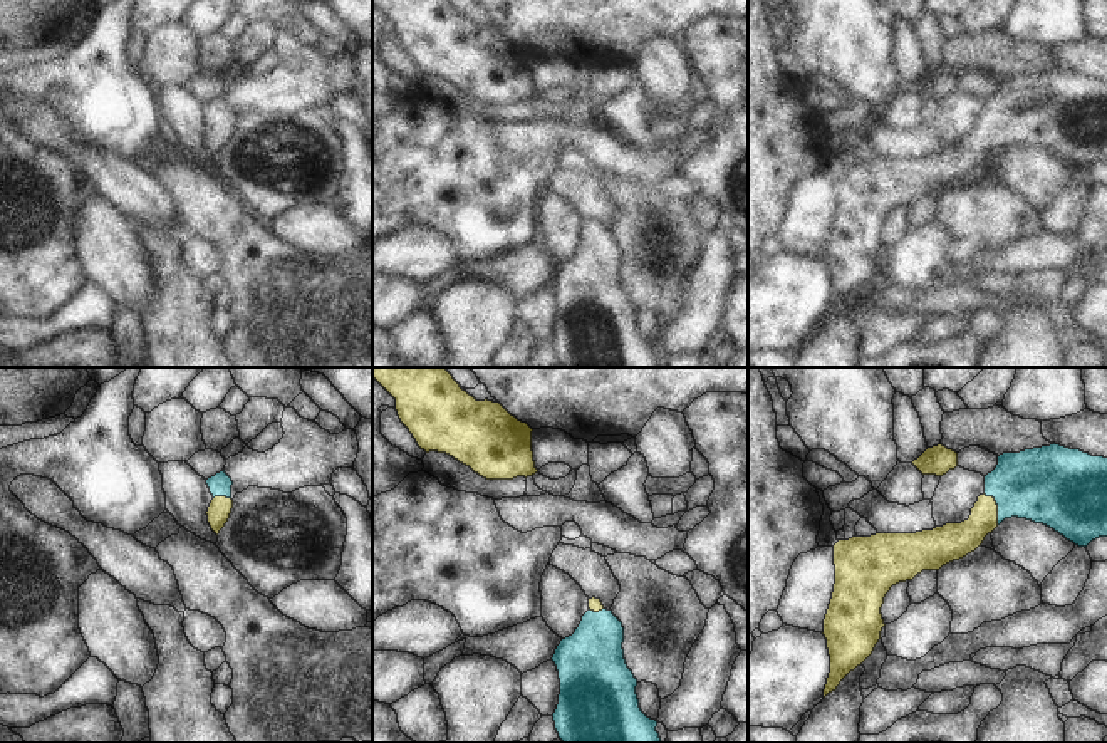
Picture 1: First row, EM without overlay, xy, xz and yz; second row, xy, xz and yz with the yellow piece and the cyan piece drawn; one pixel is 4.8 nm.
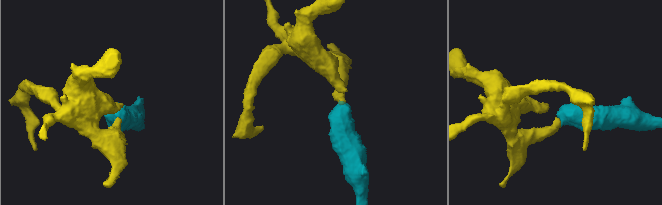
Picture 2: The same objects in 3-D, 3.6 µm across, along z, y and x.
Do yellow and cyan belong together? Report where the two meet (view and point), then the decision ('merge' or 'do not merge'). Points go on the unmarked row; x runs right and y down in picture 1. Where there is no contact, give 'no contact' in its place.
yz (997, 131) | merge

